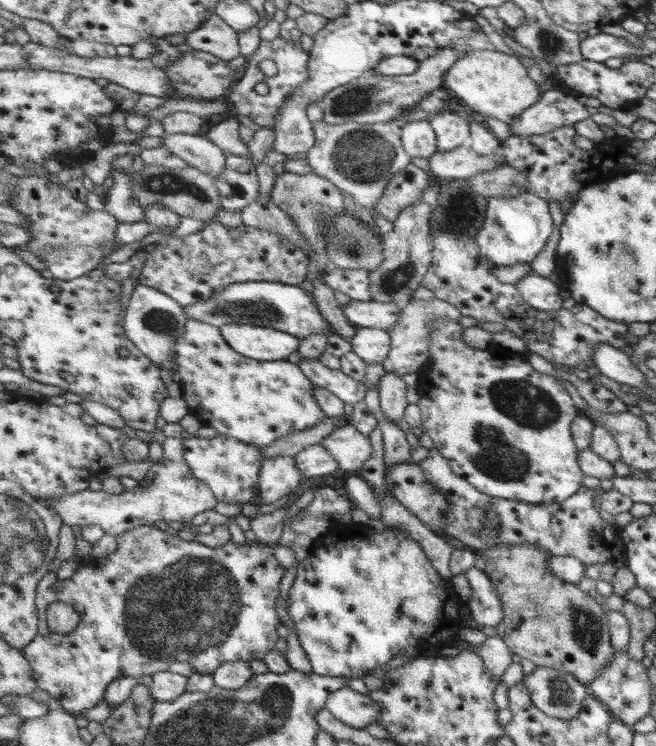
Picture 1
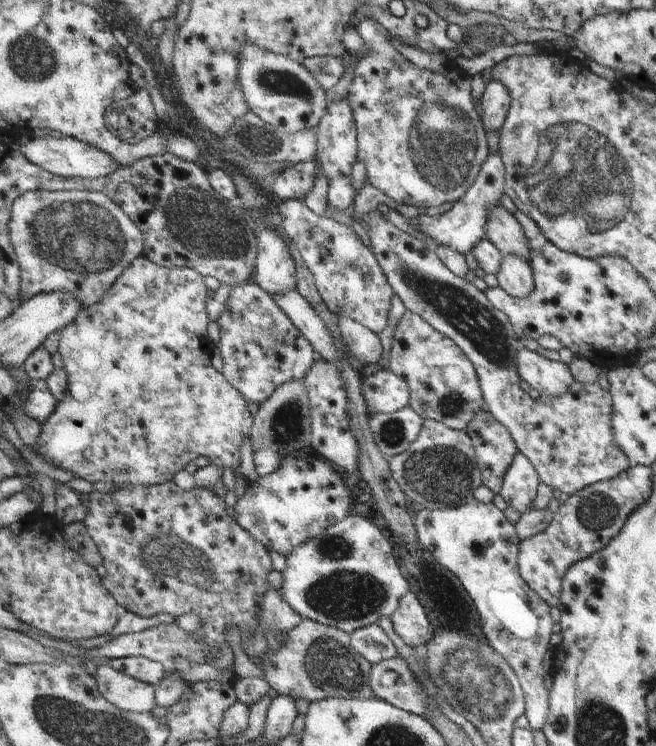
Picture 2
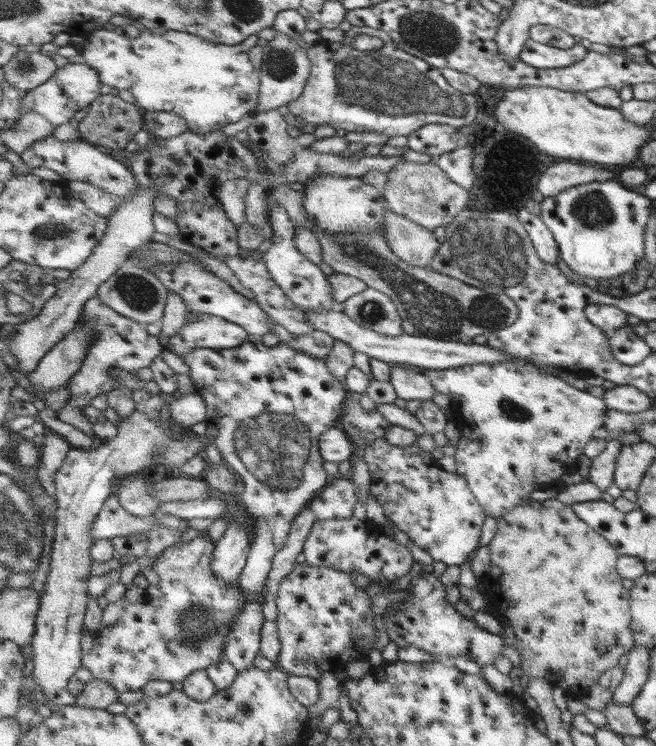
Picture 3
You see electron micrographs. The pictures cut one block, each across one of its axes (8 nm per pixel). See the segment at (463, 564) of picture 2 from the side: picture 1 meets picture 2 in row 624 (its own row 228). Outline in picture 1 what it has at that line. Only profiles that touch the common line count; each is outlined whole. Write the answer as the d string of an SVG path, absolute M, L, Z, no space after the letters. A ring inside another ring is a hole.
M527 191L514 198L489 198L489 212L487 212L483 228L475 239L482 253L492 260L494 266L513 266L519 263L533 263L546 247L549 236L553 234L553 228L555 228L555 222L551 218L548 202L538 193Z

